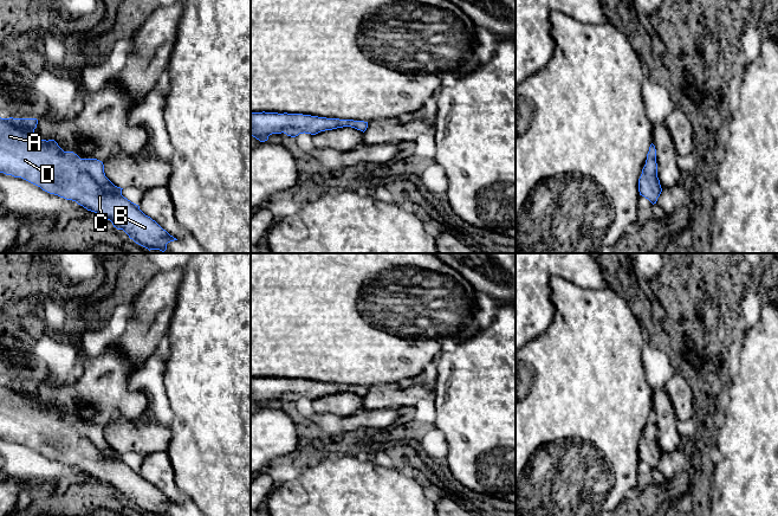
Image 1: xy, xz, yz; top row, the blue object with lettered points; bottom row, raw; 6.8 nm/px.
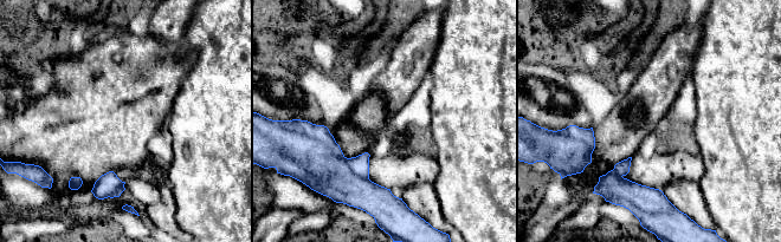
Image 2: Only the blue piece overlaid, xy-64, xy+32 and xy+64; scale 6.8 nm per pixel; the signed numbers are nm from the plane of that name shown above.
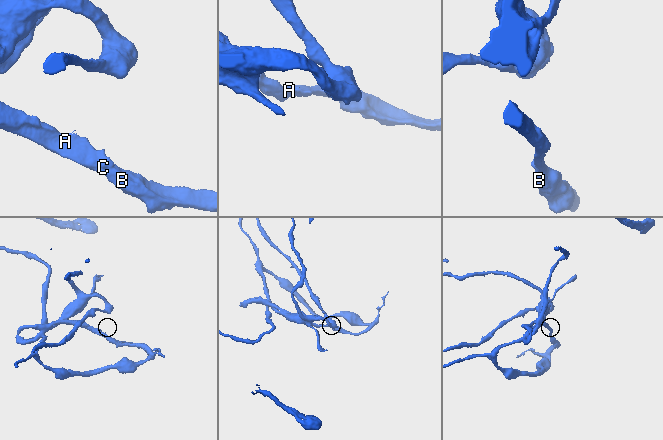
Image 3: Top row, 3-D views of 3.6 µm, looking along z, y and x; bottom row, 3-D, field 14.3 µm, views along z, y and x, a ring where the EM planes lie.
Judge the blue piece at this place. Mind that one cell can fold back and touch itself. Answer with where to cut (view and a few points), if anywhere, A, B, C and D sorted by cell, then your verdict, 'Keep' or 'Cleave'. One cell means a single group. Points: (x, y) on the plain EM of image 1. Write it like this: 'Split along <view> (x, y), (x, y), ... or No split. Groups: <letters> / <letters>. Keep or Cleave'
No split. Groups: A B C D. Keep

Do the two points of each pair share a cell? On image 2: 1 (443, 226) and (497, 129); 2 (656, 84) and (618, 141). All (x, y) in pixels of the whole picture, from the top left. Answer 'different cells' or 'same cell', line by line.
1: different cells
2: same cell

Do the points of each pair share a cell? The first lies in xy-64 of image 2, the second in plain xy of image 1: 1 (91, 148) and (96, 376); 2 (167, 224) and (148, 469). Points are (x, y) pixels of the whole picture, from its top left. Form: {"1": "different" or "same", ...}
{"1": "same", "2": "same"}

